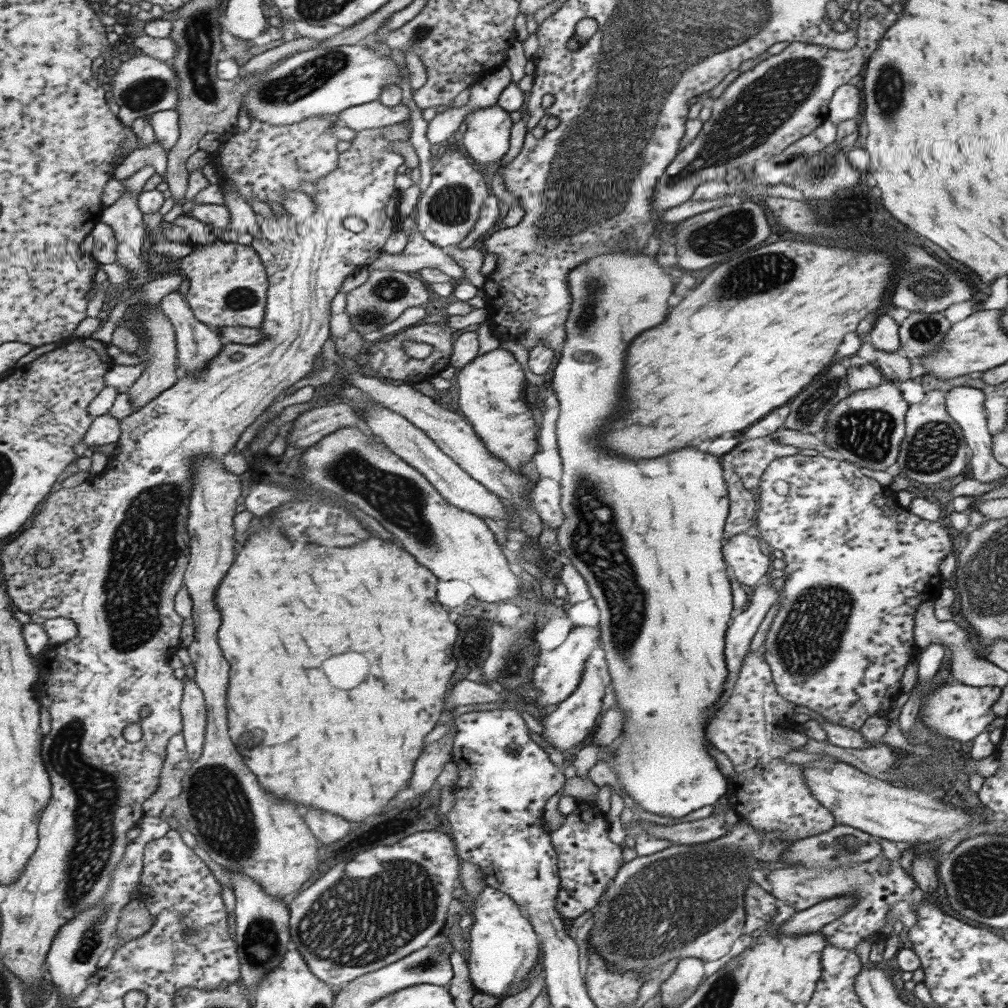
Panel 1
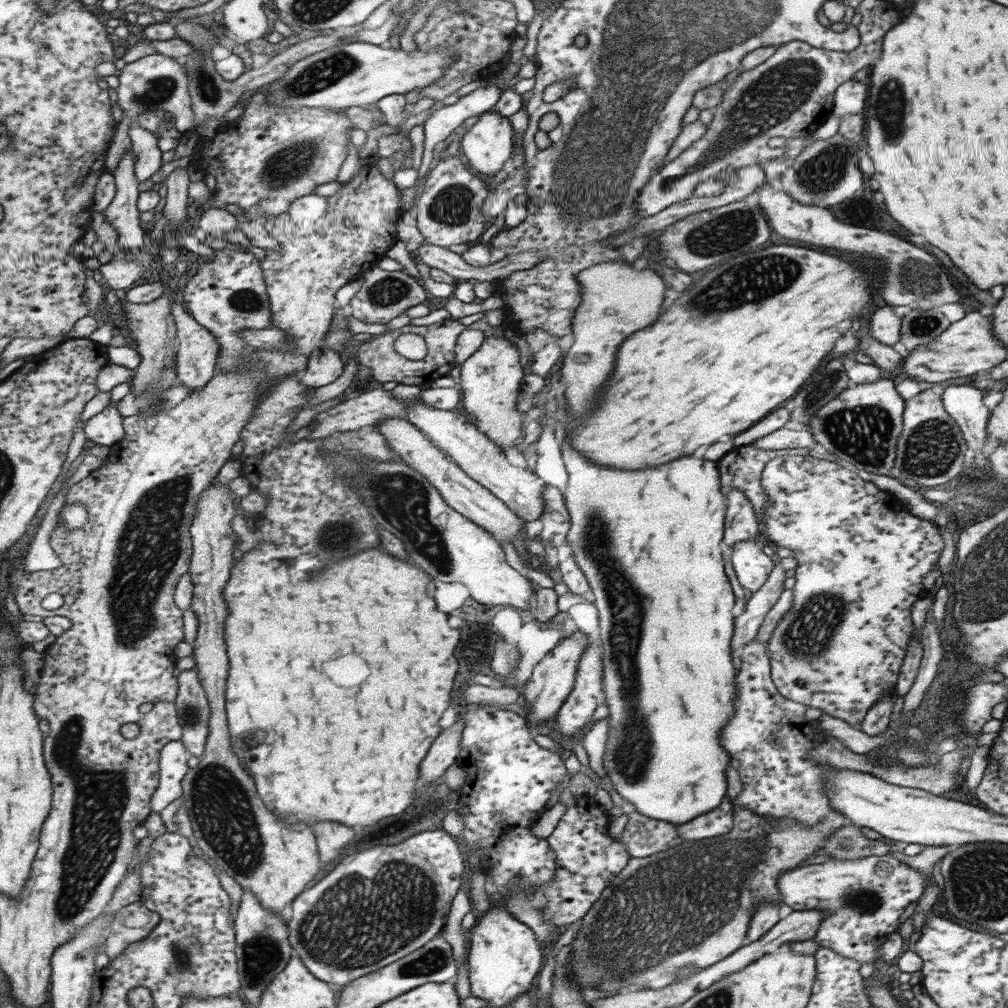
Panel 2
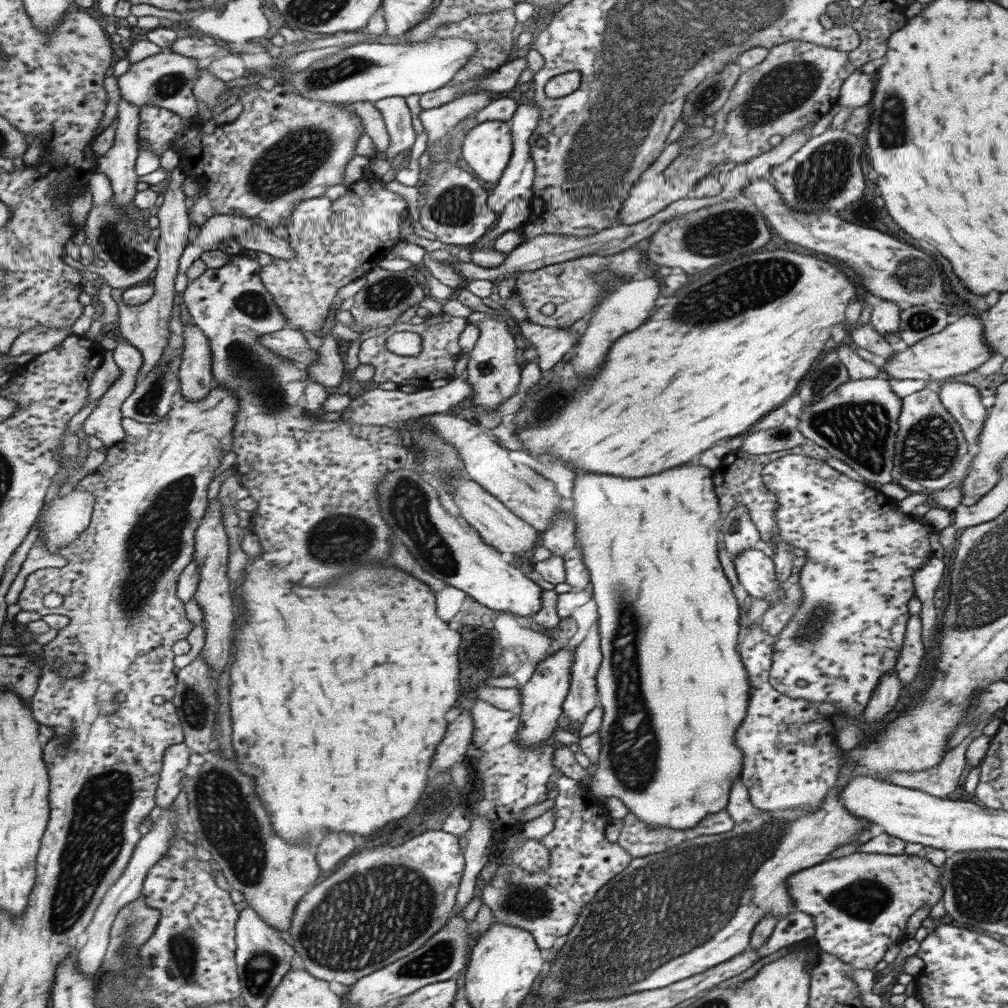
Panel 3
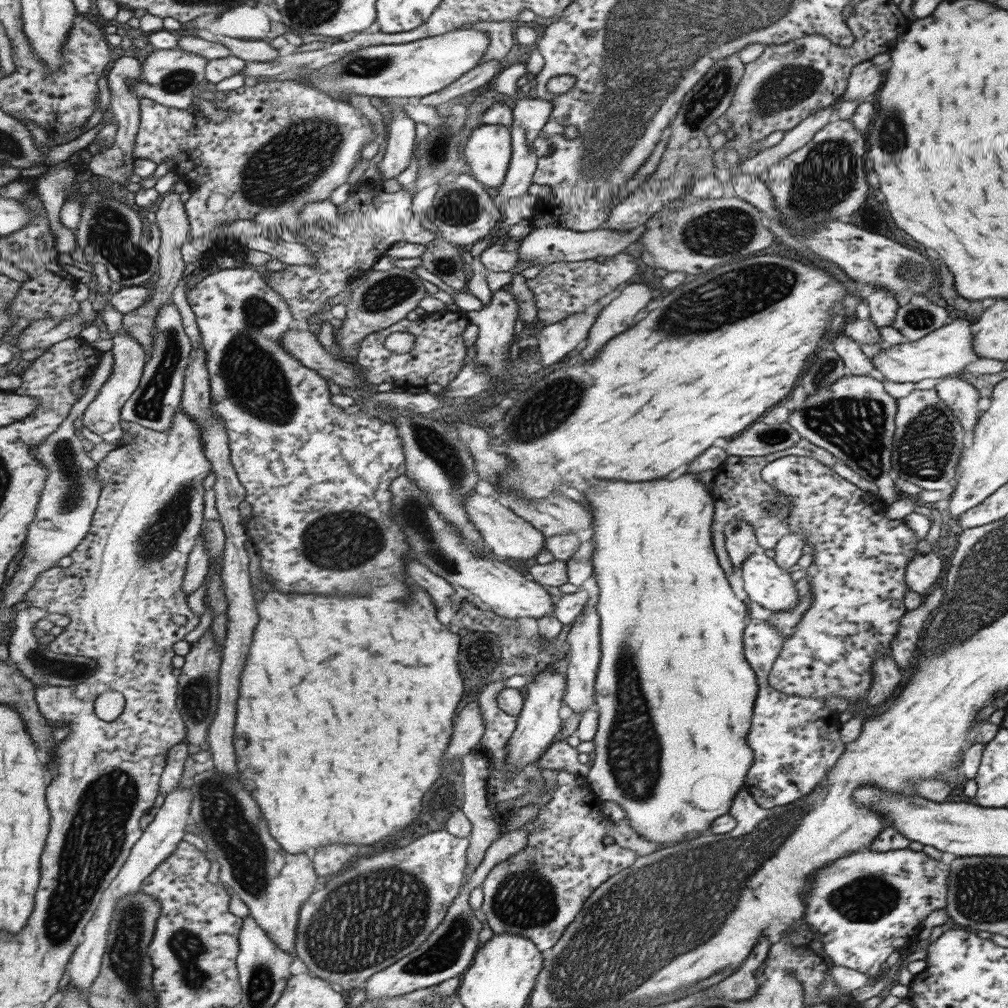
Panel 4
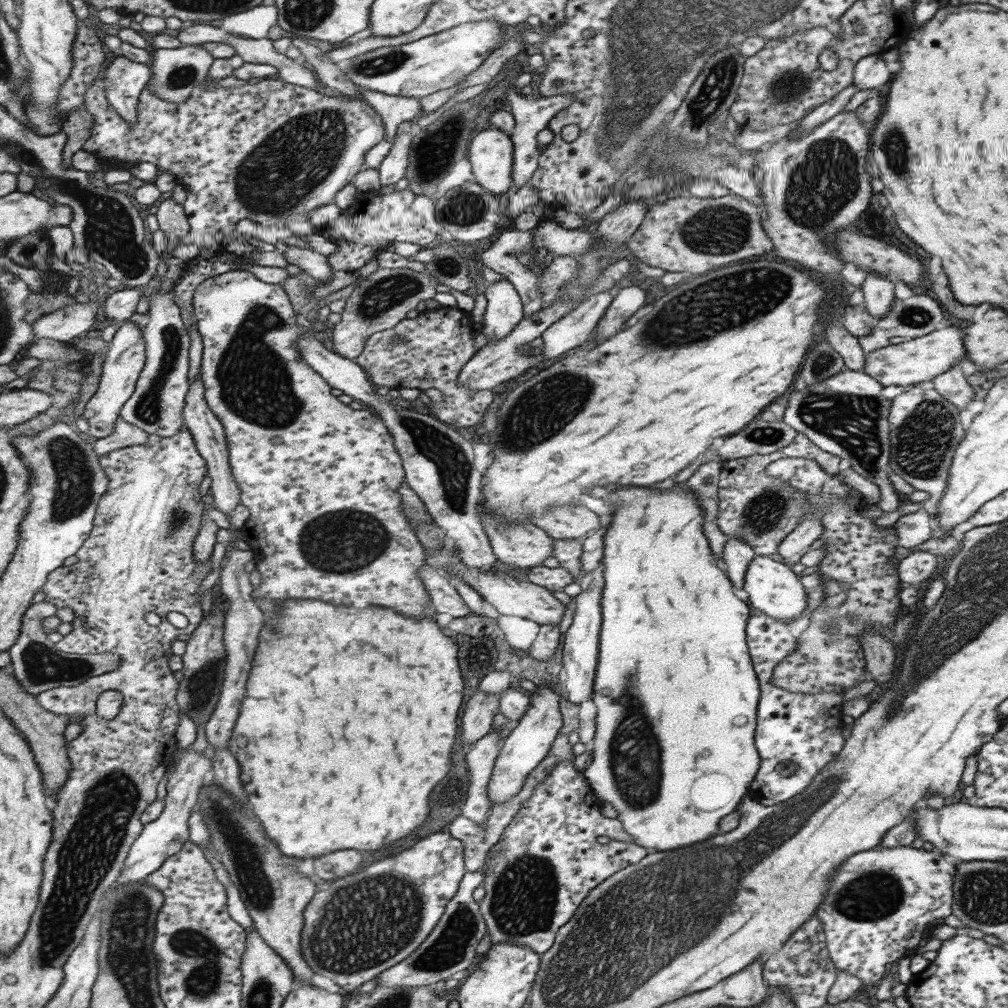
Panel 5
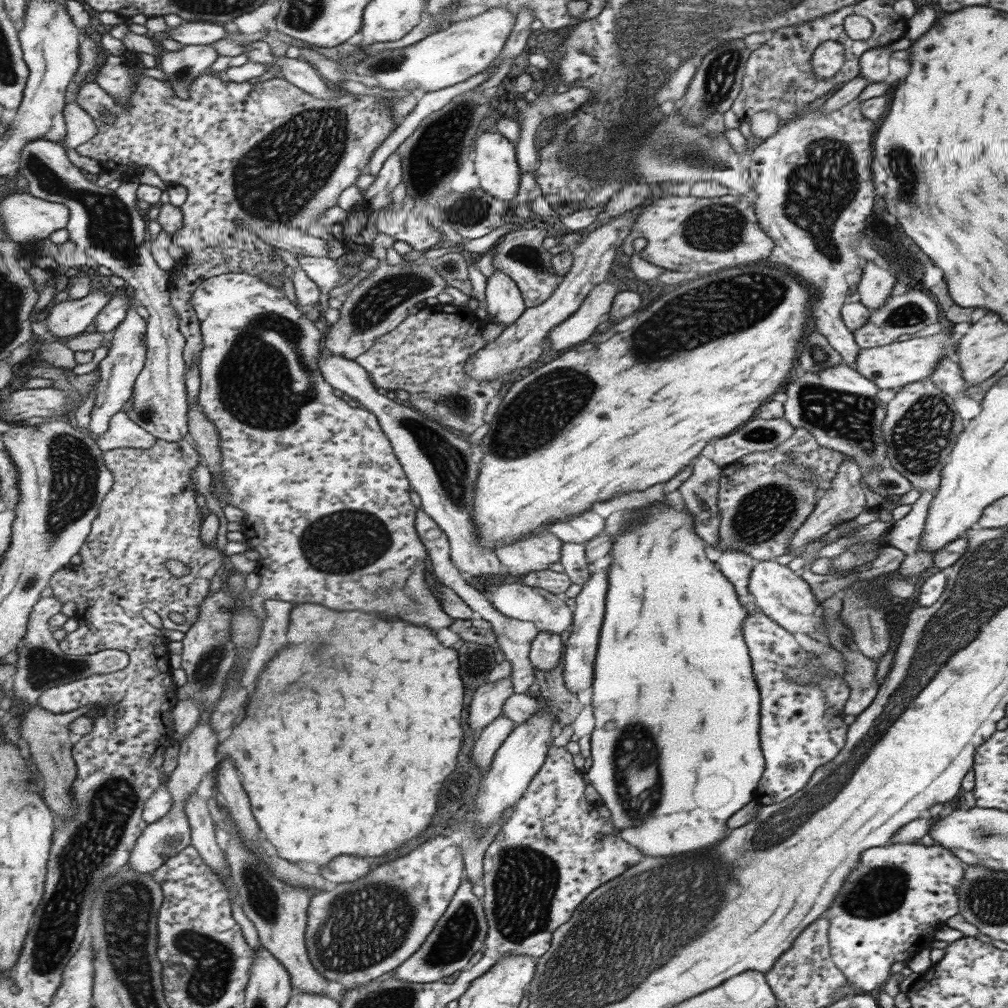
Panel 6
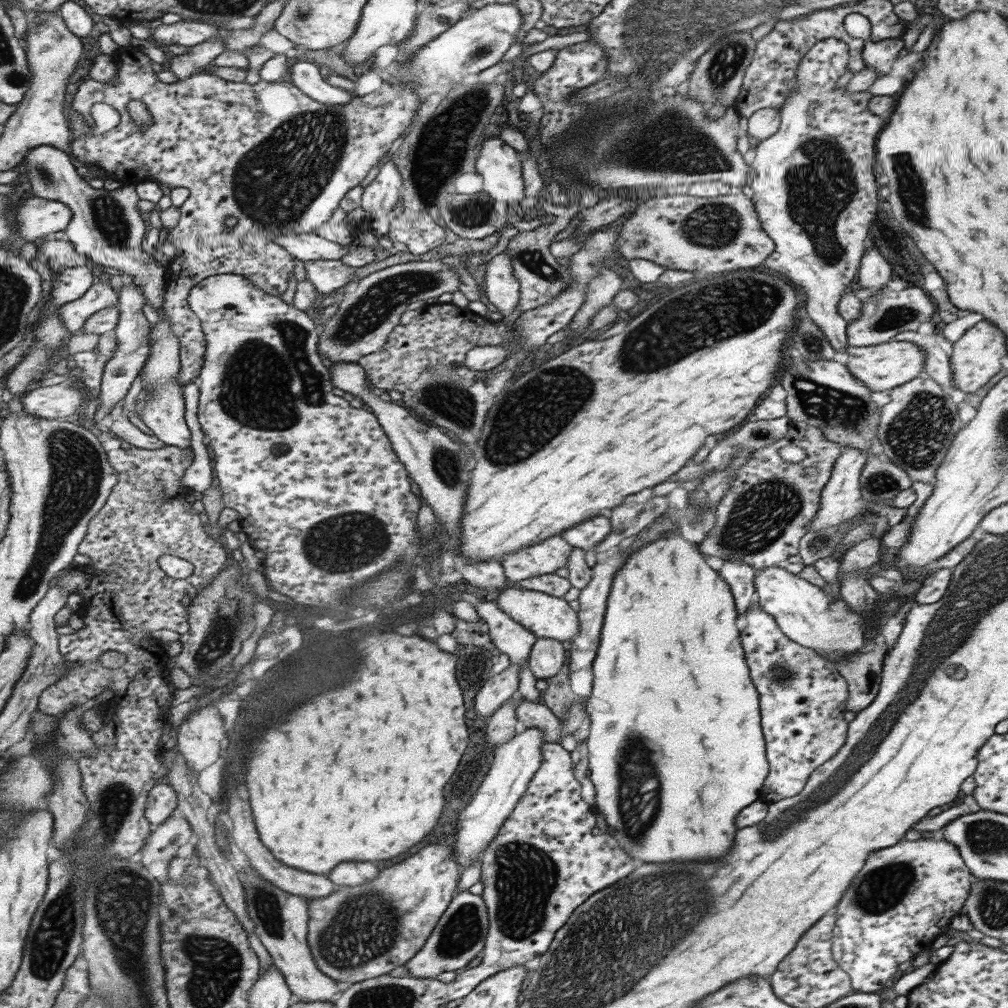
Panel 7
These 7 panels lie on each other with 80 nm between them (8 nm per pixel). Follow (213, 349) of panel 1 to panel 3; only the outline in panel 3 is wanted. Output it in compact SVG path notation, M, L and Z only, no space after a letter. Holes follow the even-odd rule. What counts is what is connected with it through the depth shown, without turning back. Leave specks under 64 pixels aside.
M191 324L182 328L184 347L178 368L178 390L187 402L203 400L213 386L211 349L206 336Z

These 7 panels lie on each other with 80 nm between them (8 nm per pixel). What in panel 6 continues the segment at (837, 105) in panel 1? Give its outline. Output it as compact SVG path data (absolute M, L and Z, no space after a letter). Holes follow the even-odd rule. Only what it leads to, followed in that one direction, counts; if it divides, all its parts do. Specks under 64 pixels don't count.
M903 36L899 40L865 51L858 60L858 75L869 83L883 82L889 76L887 71L889 55L895 51L905 50L909 46L911 46L911 41Z

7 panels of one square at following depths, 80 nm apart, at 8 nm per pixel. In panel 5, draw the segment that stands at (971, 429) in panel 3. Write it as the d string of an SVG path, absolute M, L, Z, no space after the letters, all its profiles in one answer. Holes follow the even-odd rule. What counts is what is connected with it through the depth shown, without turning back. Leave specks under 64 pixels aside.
M957 363L943 374L933 378L931 382L932 389L943 399L951 402L955 408L961 409L966 404L973 402L973 390L967 384L967 380L961 373L961 369L959 369Z

